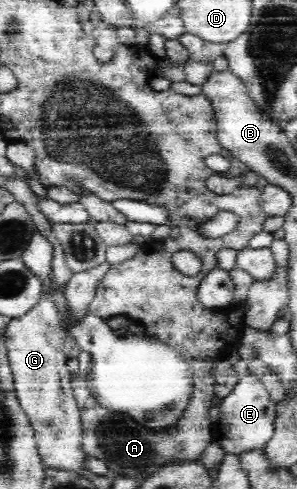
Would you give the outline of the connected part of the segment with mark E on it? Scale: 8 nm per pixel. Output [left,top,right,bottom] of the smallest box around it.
[216,369,276,456]

